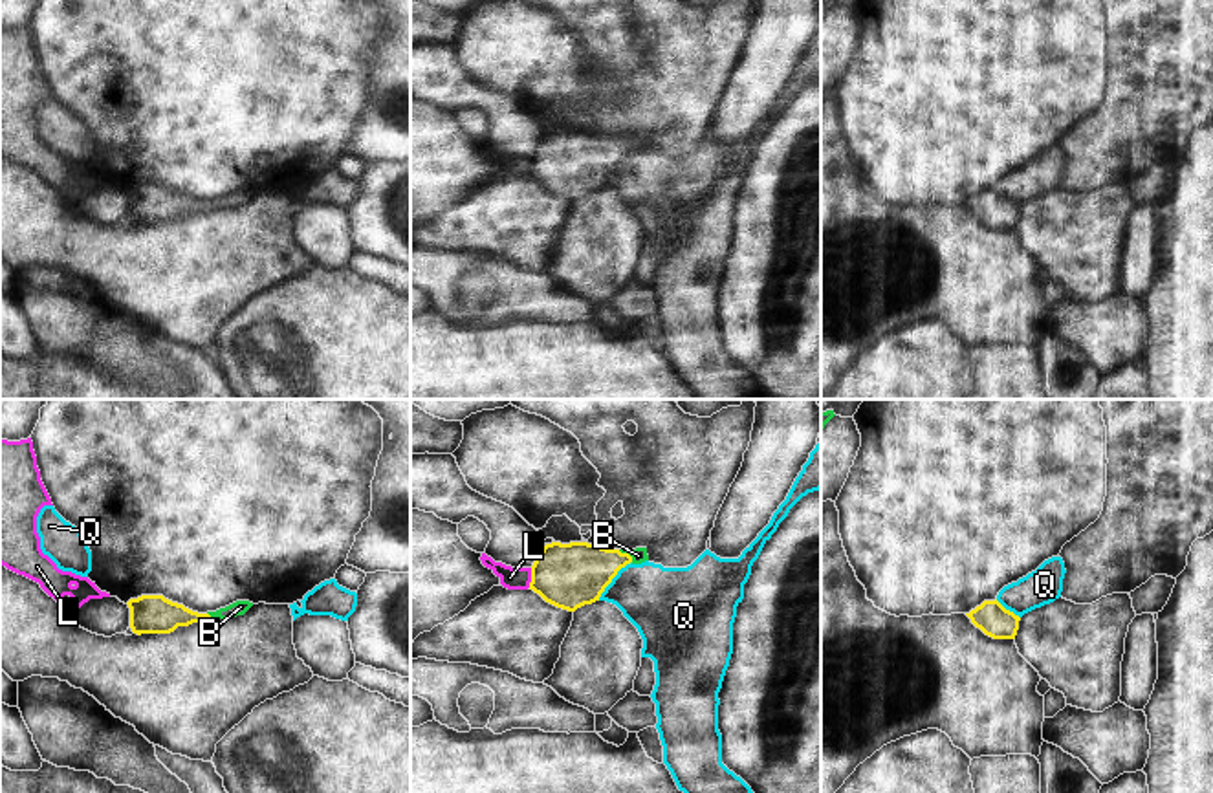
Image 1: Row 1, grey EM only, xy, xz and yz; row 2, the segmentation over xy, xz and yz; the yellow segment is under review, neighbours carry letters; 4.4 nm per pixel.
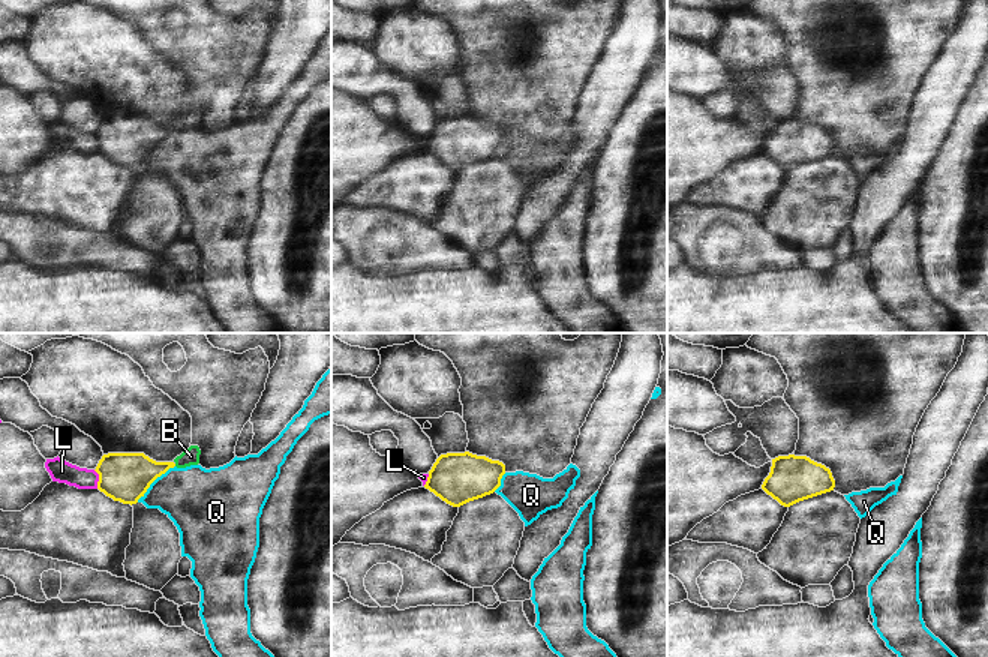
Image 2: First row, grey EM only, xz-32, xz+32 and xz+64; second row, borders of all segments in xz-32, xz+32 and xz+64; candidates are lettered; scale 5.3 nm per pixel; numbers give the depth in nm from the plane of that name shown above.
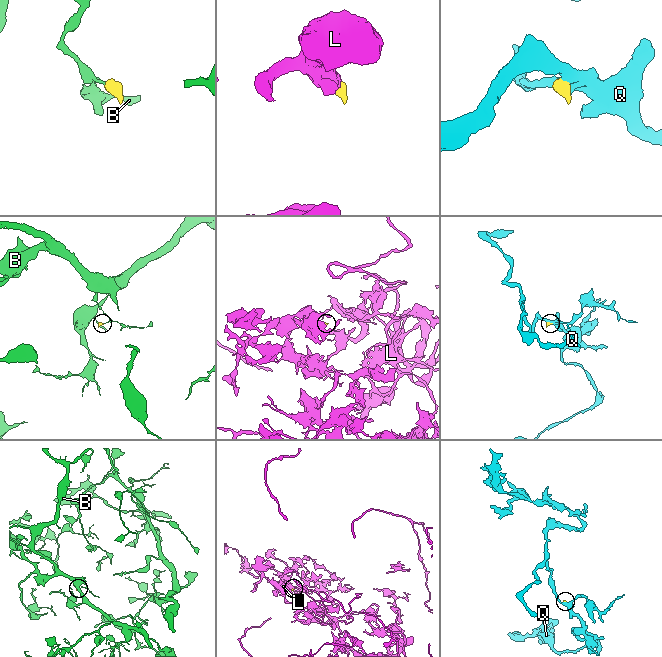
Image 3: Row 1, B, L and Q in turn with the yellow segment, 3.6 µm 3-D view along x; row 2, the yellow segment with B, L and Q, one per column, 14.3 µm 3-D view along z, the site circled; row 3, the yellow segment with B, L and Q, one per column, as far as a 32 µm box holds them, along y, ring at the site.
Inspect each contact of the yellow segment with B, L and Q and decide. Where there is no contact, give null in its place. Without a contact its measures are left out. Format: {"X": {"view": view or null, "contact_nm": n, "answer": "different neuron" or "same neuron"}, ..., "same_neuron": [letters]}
{"B": {"view": "xz", "contact_nm": 90, "answer": "same neuron"}, "L": {"view": "xz", "contact_nm": 90, "answer": "different neuron"}, "Q": {"view": "xz", "contact_nm": 220, "answer": "different neuron"}, "same_neuron": ["B"]}

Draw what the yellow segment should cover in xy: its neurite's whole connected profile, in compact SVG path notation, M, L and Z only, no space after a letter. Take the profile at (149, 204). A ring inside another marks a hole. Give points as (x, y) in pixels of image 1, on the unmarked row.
M141 185L137 189L130 189L130 218L134 223L170 223L178 216L189 216L192 212L205 212L209 209L233 209L236 205L244 205L253 192L236 190L225 198L216 201L198 203L183 194L172 192L163 185Z

